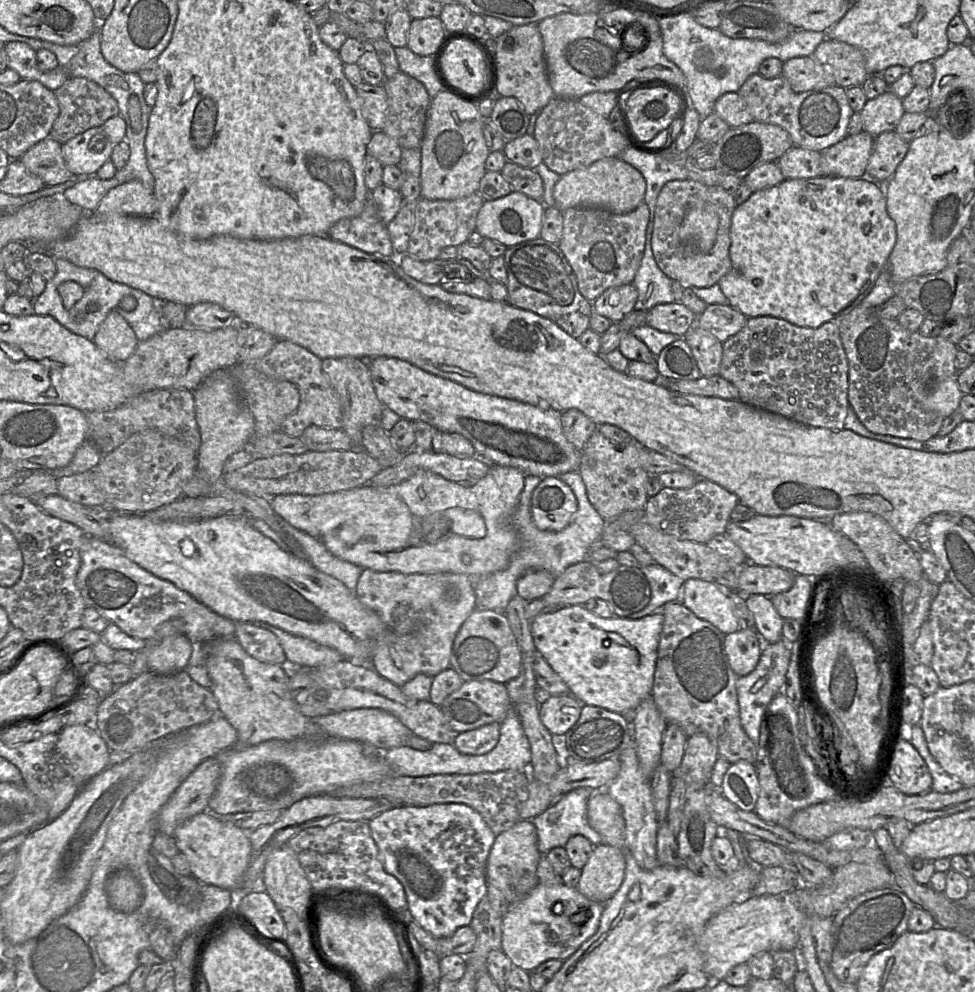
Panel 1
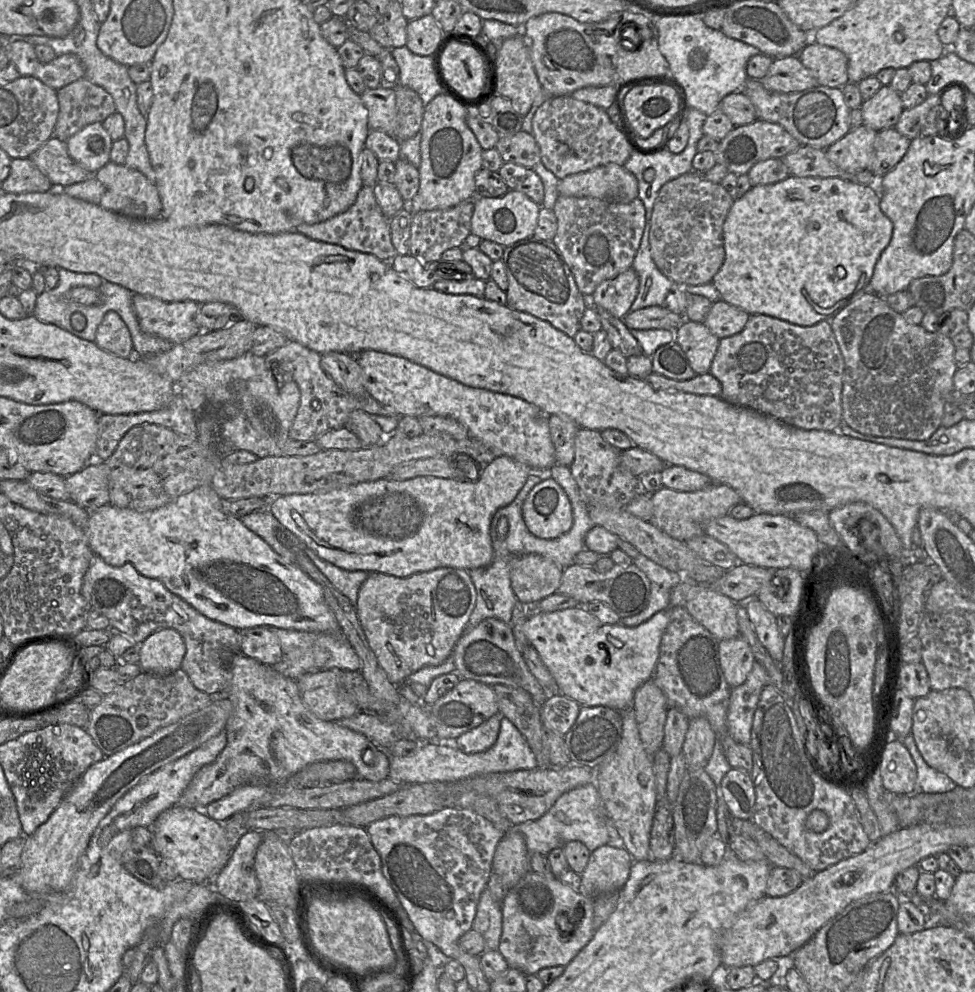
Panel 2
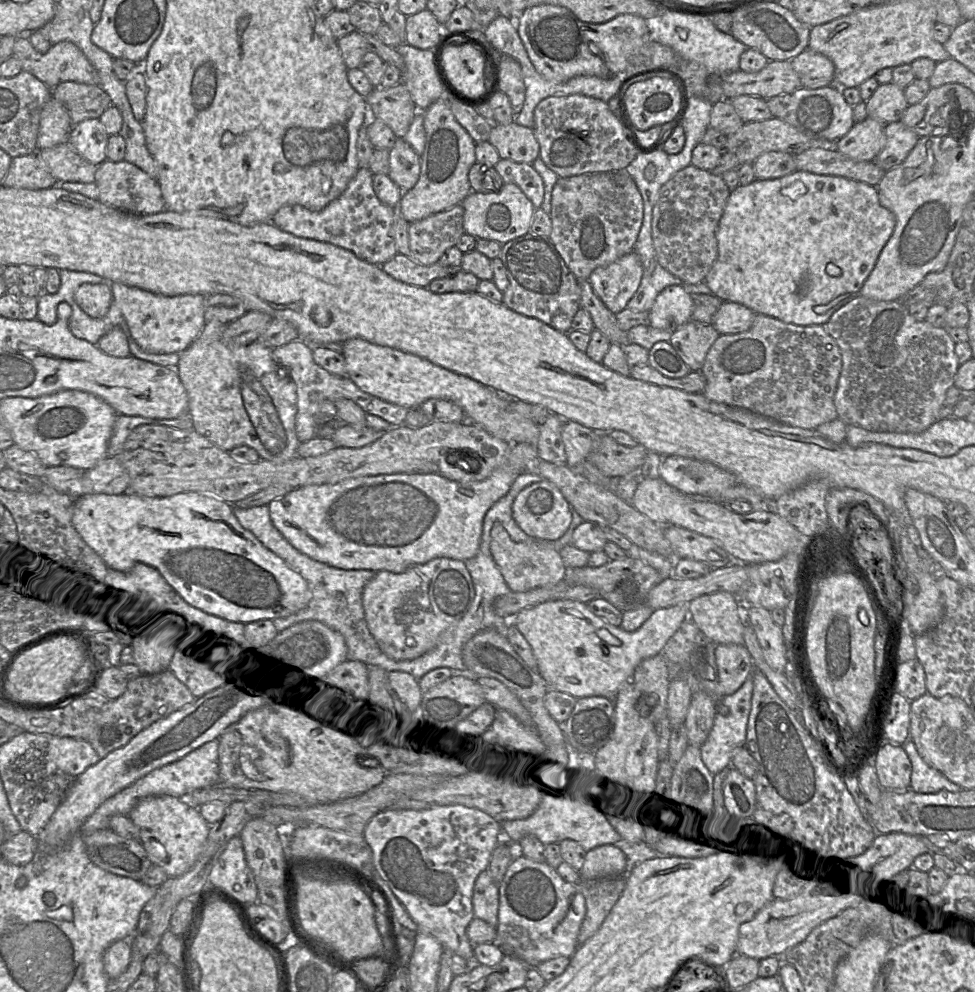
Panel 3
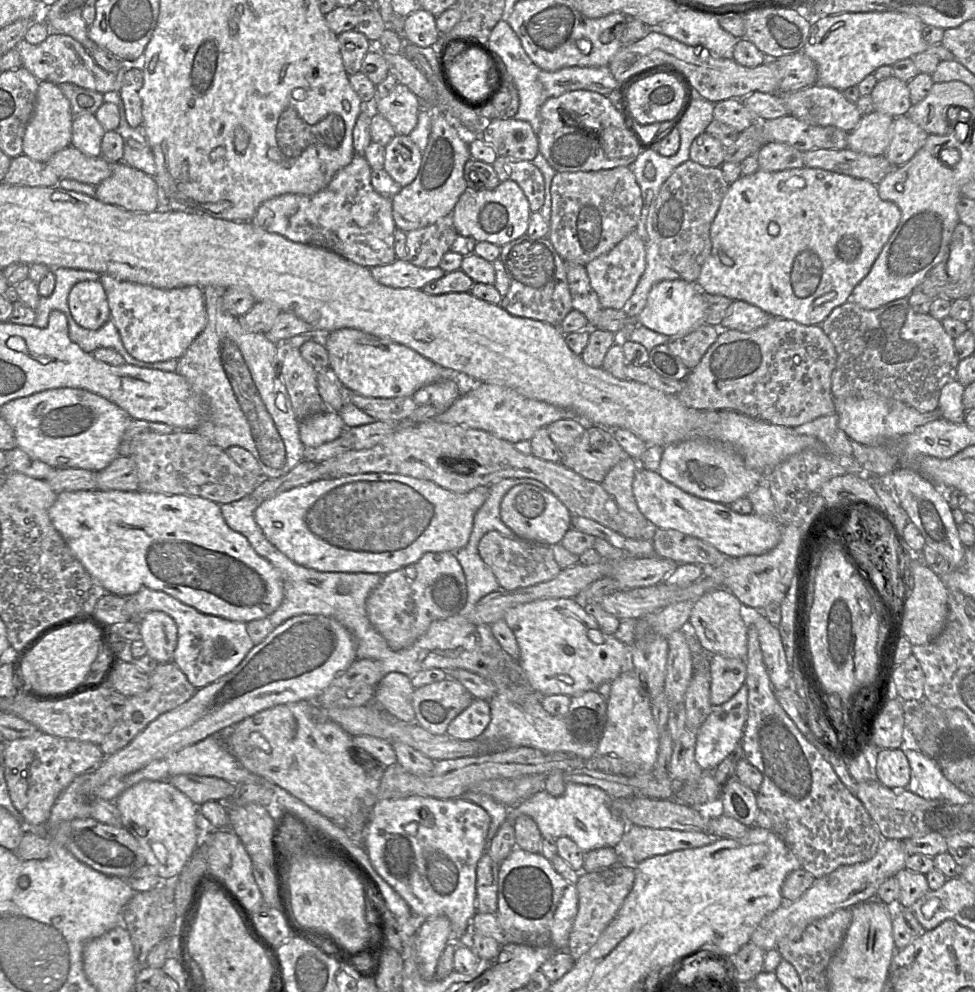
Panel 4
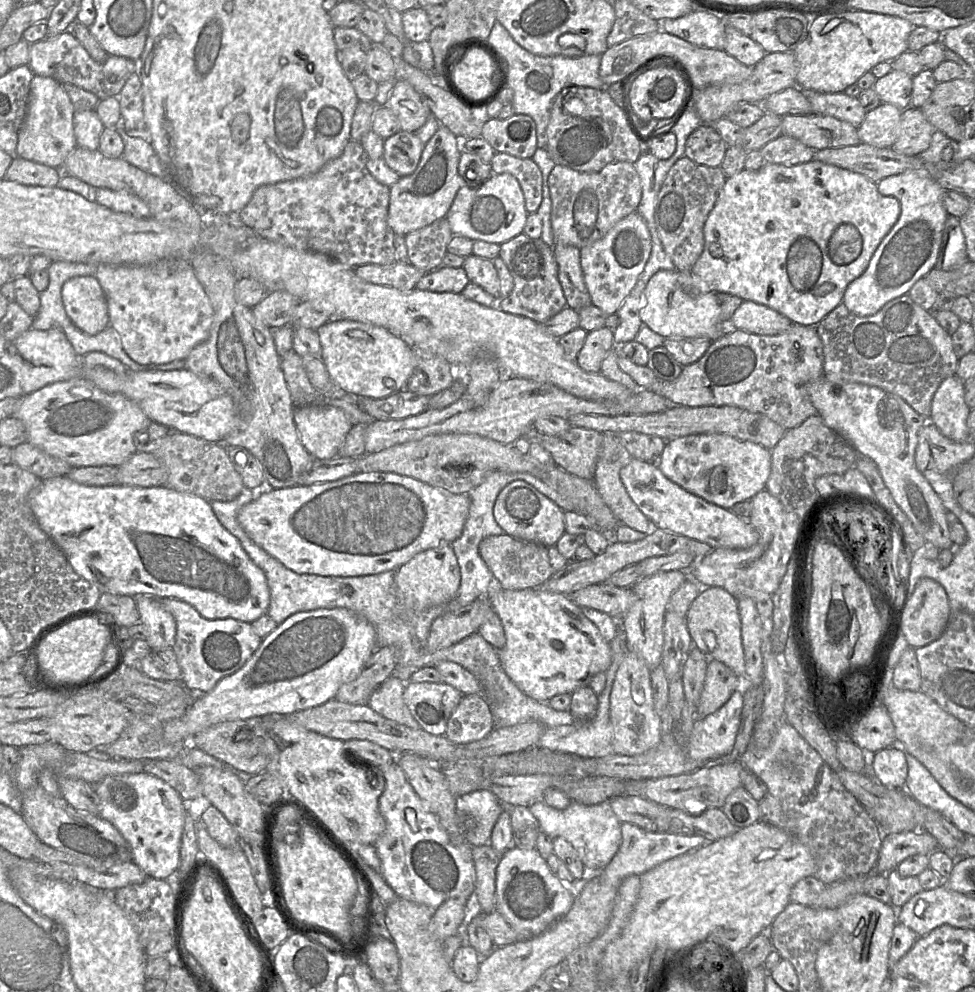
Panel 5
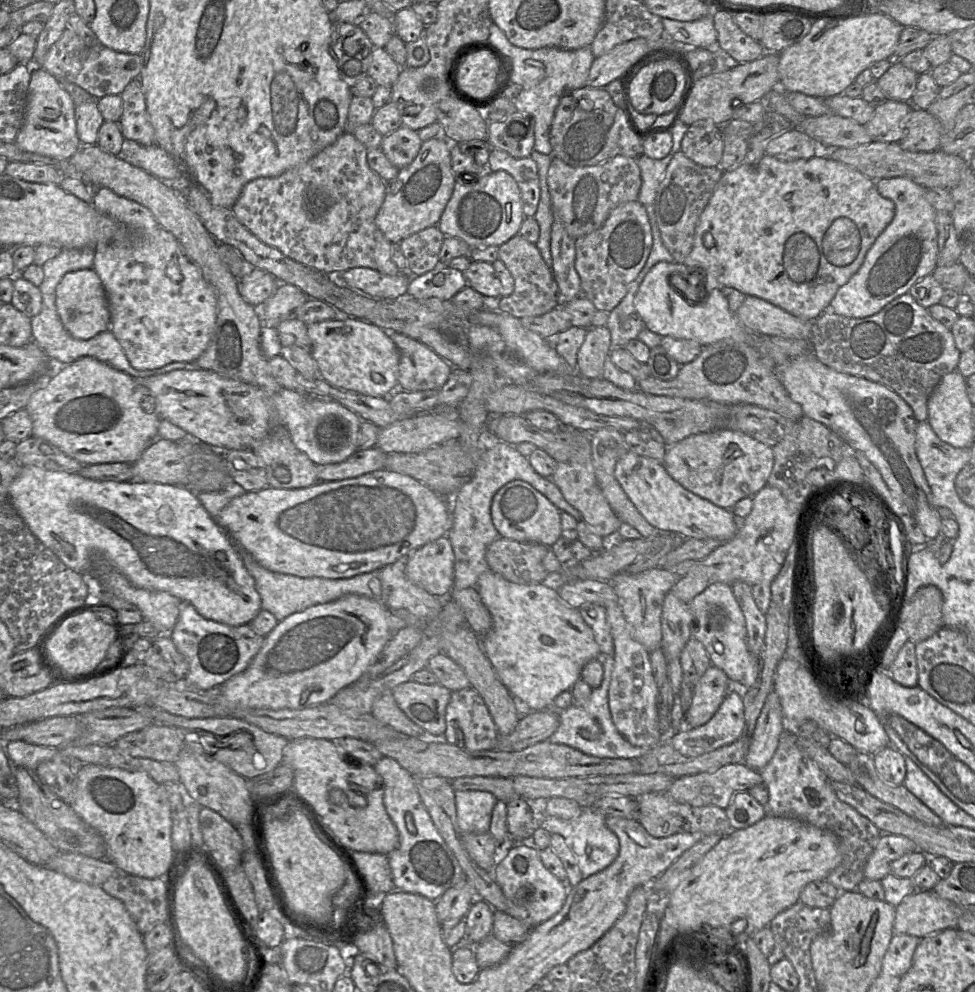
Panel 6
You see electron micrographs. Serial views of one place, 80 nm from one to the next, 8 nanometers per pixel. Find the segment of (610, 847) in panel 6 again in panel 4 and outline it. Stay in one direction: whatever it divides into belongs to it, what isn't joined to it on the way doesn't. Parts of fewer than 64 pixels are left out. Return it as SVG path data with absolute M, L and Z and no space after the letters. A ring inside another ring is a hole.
M568 782L561 796L554 797L543 788L510 808L507 820L513 824L519 815L528 815L536 822L543 838L557 839L566 836L586 854L602 847L615 848L624 836L629 824L612 810L611 800L612 798L597 786Z

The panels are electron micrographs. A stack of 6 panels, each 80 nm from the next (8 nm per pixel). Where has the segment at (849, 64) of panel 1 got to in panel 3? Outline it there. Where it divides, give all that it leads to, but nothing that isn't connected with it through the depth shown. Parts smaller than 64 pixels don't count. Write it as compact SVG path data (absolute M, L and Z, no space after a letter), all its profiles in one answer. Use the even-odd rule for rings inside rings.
M805 49L790 60L801 81L802 88L817 89L834 84L834 64L826 56Z

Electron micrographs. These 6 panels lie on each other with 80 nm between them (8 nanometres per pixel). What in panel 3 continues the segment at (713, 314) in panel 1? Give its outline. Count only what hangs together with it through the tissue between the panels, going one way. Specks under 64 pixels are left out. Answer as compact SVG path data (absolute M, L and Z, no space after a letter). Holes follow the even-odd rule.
M723 301L712 319L712 326L720 334L737 334L749 330L756 318L750 308L736 302Z

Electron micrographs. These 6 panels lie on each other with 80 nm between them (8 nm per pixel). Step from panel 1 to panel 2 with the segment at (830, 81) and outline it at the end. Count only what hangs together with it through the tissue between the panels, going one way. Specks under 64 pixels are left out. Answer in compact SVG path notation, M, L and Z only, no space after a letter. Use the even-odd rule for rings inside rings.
M798 56L775 58L766 75L758 80L766 90L794 93L818 85L816 78Z

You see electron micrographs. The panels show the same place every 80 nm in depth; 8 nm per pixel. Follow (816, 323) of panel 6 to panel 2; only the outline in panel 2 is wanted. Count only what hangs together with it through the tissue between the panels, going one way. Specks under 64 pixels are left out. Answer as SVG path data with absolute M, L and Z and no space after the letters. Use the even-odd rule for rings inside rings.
M863 292L845 307L838 311L830 320L830 324L844 358L844 373L842 387L842 421L854 430L871 436L892 437L916 441L928 440L941 426L945 415L945 404L955 392L954 375L958 369L955 363L956 347L952 339L941 332L928 332L921 324L912 325L906 322L903 315L893 310L884 297L875 293Z

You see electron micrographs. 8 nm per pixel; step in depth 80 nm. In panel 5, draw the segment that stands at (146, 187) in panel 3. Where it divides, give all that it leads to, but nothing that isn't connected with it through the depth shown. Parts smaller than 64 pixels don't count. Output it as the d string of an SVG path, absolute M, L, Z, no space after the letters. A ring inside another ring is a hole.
M94 188L94 190L94 201L112 211L128 213L140 218L151 216L148 206L133 192L127 190L114 191L108 188Z

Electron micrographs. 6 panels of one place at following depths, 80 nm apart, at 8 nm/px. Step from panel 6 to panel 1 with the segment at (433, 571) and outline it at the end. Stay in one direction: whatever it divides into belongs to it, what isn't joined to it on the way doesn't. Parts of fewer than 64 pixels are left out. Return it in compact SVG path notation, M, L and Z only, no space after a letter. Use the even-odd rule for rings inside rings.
M365 569L358 579L355 592L358 599L375 611L389 629L389 633L374 648L372 667L383 678L399 687L418 674L435 677L450 667L455 637L476 608L473 580L465 574L403 574Z

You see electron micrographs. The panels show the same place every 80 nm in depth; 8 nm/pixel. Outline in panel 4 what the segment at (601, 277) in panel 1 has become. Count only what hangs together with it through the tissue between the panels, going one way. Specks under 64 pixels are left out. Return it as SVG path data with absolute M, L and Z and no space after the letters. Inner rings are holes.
M629 166L598 171L557 172L550 194L548 238L564 261L584 266L609 252L635 230L643 205L640 186Z

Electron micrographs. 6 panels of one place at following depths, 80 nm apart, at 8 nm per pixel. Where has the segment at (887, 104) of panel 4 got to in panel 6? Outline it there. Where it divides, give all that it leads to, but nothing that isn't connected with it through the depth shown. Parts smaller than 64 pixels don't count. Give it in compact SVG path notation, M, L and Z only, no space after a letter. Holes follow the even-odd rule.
M893 60L889 69L876 80L876 83L887 95L887 100L910 102L919 75L905 67L899 60Z

